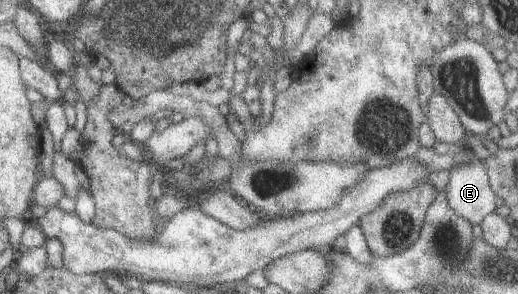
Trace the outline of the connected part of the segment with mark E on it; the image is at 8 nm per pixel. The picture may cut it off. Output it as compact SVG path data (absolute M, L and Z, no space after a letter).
M470 159L449 171L449 182L445 186L447 201L462 218L468 219L472 225L475 225L486 215L495 212L498 196L491 188L487 168L480 159Z

